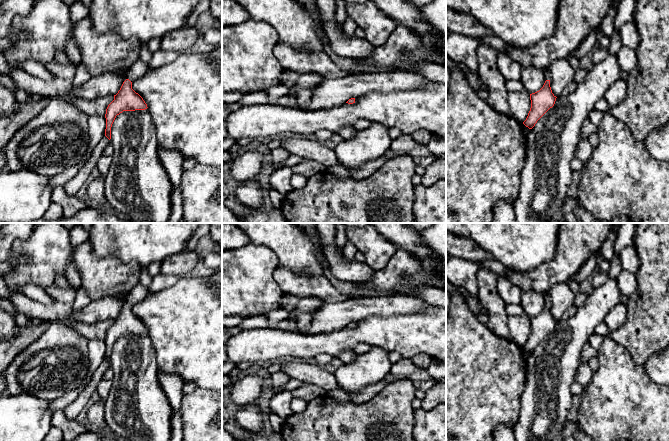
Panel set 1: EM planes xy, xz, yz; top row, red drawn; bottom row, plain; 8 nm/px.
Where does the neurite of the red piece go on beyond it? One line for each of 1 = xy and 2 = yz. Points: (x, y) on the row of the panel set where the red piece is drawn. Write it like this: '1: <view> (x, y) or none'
1: xy (139, 68)
2: yz (546, 71)

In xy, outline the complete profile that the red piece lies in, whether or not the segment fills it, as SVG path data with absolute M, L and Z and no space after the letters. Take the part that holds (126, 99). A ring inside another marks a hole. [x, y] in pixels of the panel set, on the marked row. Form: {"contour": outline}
{"contour": "M138 59L127 70L127 79L123 82L120 90L114 95L114 100L106 109L105 136L111 139L111 127L117 115L123 111L135 111L147 109L143 98L132 89L132 82L142 77L148 70L148 64Z"}

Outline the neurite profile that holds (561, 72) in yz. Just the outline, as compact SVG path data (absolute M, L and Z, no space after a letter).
M568 59L555 61L550 67L550 87L556 97L560 97L566 86L574 80L575 70Z

